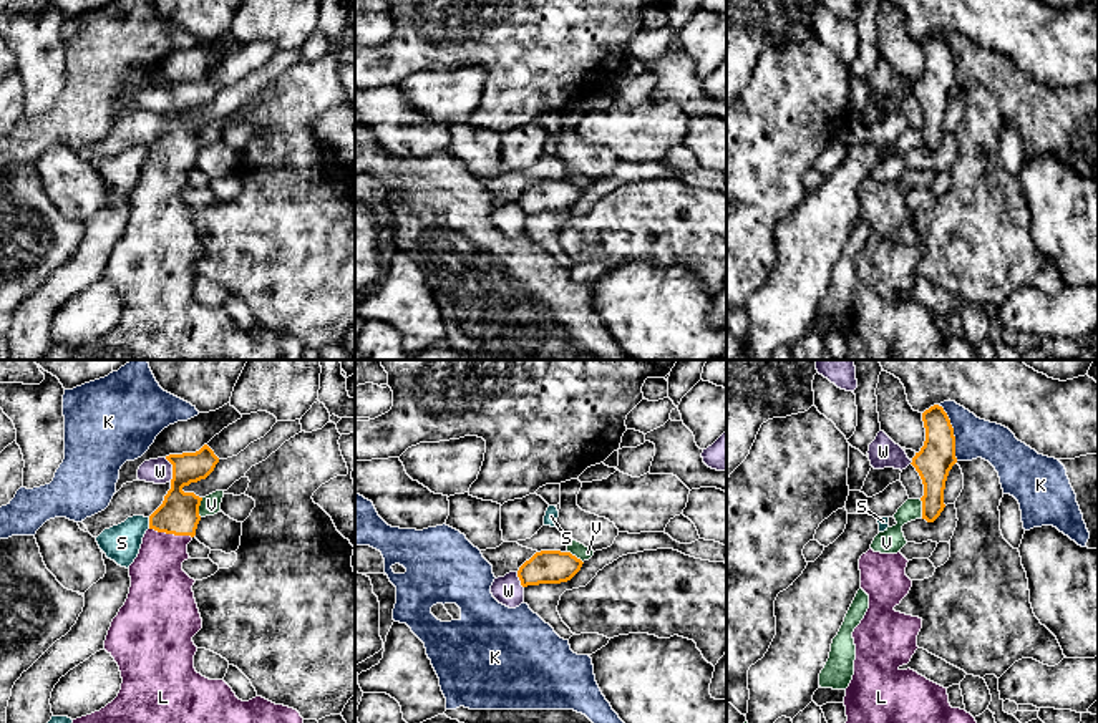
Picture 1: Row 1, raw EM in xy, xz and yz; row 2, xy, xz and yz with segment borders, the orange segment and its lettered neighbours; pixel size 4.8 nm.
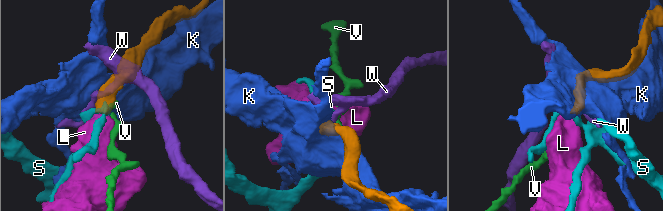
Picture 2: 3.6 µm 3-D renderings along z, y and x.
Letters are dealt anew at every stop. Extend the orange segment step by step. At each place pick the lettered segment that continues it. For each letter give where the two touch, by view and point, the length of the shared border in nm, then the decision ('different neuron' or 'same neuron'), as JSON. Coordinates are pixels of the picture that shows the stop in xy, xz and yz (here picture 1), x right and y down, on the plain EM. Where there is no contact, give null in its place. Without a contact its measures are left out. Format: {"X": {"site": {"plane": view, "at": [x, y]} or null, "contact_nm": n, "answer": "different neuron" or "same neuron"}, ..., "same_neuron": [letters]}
{"K": {"site": {"plane": "yz", "at": [952, 60]}, "contact_nm": 280, "answer": "different neuron"}, "L": {"site": {"plane": "xy", "at": [171, 161]}, "contact_nm": 220, "answer": "same neuron"}, "S": {"site": {"plane": "xy", "at": [150, 151]}, "contact_nm": 60, "answer": "different neuron"}, "V": {"site": {"plane": "xy", "at": [198, 136]}, "contact_nm": 100, "answer": "different neuron"}, "W": {"site": {"plane": "xy", "at": [173, 98]}, "contact_nm": 120, "answer": "different neuron"}, "same_neuron": ["L"]}

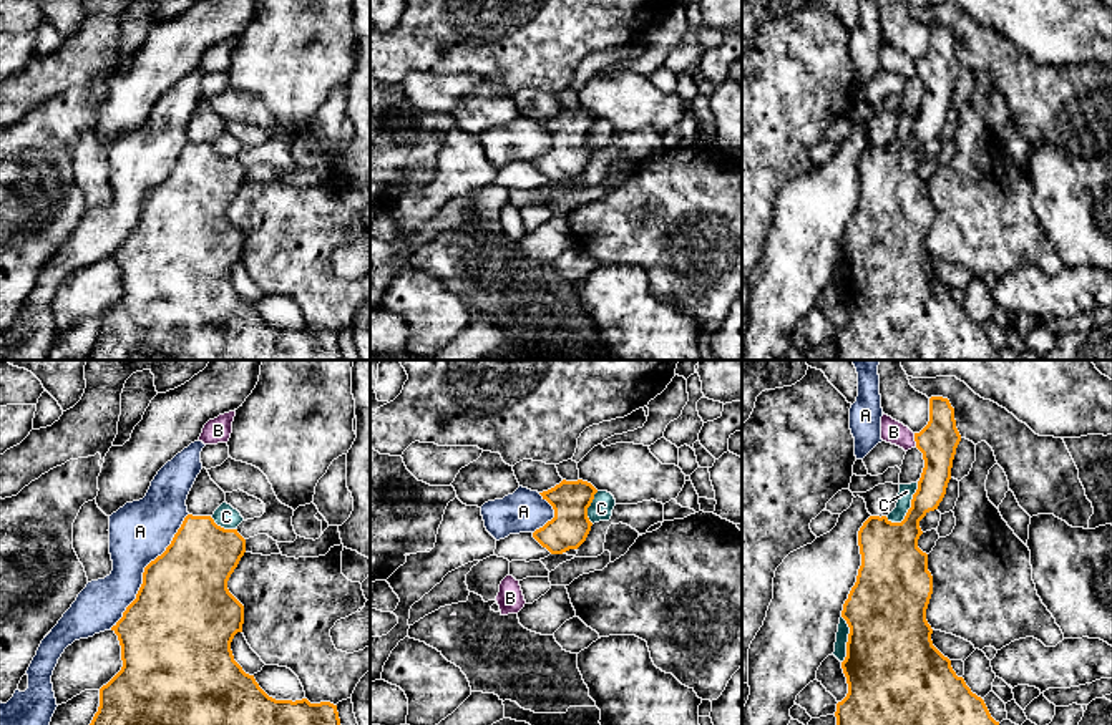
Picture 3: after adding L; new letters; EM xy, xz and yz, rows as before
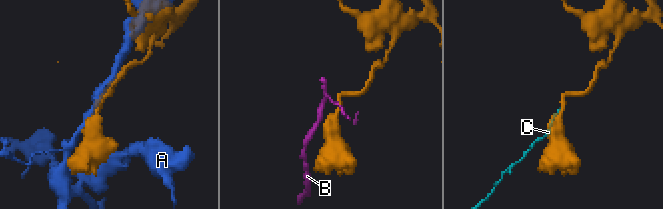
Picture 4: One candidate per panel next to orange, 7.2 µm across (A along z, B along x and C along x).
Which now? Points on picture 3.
{"A": {"site": {"plane": "xy", "at": [145, 198]}, "contact_nm": 700, "answer": "different neuron"}, "B": {"site": {"plane": "yz", "at": [915, 68]}, "contact_nm": 70, "answer": "different neuron"}, "C": {"site": {"plane": "yz", "at": [910, 136]}, "contact_nm": 240, "answer": "different neuron"}, "same_neuron": []}

